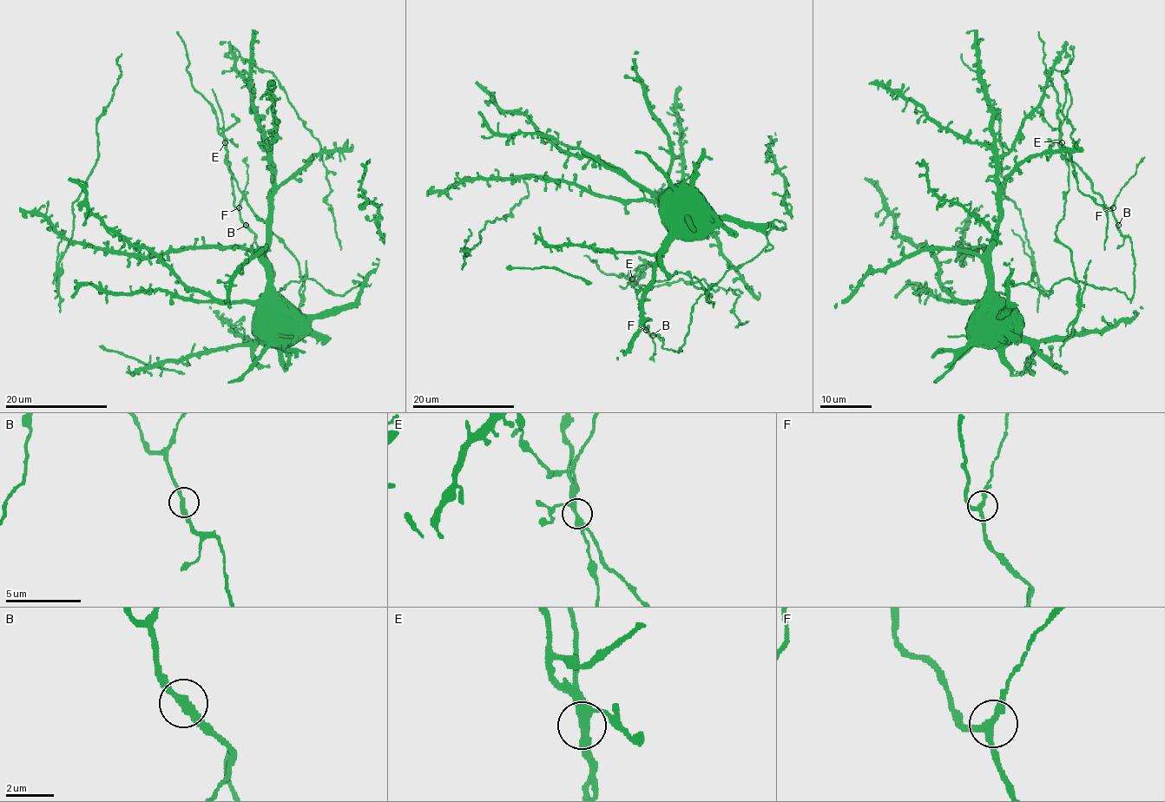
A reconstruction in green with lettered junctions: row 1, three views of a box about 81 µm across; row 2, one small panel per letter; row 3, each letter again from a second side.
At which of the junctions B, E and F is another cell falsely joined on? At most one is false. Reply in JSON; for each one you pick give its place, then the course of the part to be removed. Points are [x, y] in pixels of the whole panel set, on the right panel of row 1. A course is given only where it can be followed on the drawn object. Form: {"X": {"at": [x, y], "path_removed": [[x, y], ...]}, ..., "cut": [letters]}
{"E": {"at": [1062, 142]}, "cut": ["E"]}

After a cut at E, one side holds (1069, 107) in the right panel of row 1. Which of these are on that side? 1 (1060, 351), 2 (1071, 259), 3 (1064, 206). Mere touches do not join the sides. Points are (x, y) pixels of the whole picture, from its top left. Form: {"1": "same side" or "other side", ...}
{"1": "same side", "2": "same side", "3": "same side"}

